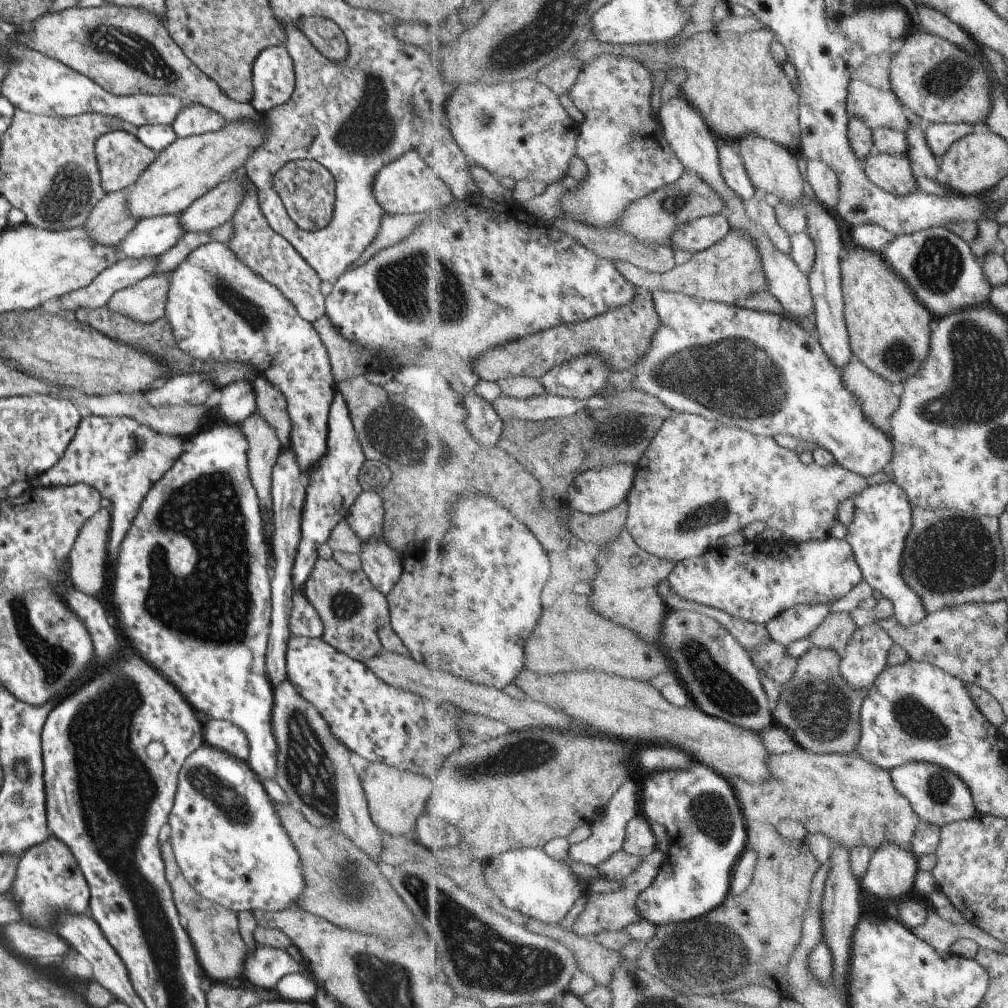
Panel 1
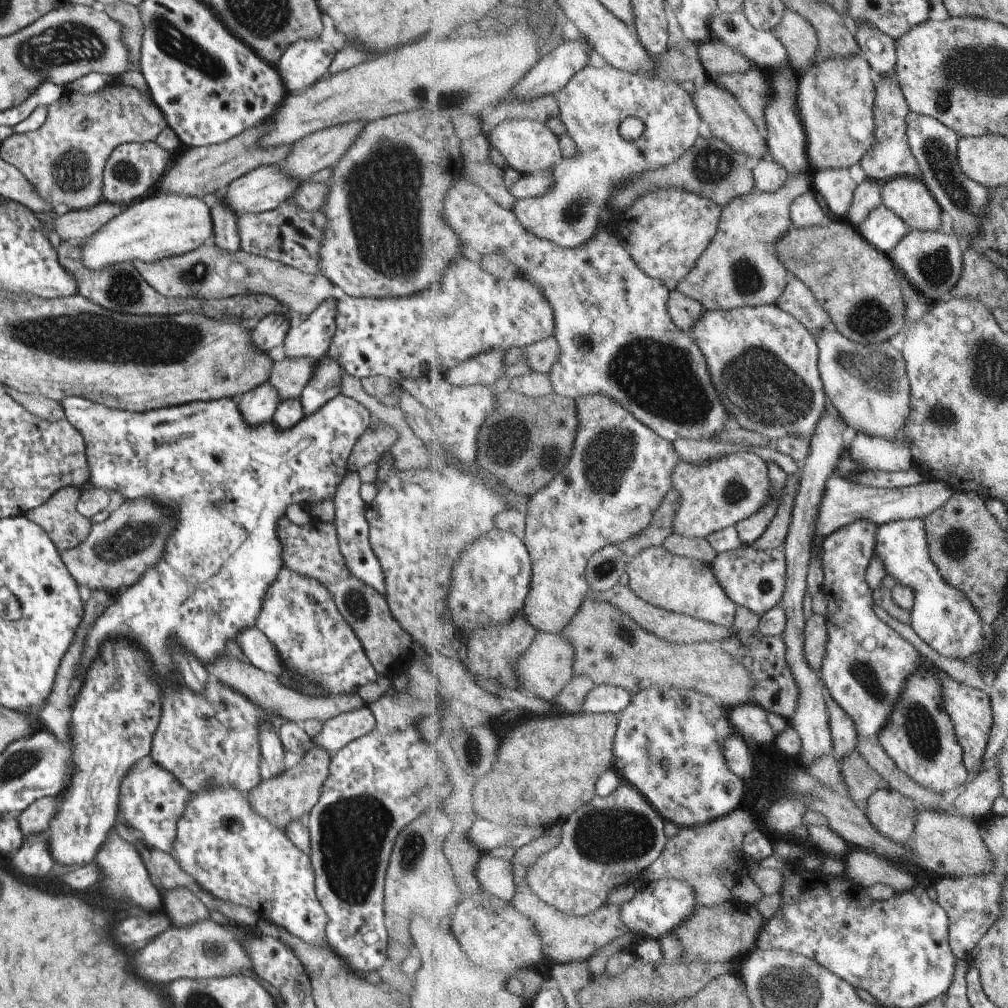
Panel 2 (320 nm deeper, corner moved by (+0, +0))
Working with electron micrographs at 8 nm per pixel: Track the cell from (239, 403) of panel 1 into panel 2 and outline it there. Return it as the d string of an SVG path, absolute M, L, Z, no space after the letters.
M336 295L327 298L327 302L323 302L308 316L304 316L301 324L287 330L283 340L283 358L316 360L326 355L335 330L335 300Z

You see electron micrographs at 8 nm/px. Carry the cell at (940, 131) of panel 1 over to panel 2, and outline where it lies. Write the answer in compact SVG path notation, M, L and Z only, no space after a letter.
M911 112L908 116L908 138L912 152L922 168L921 179L927 184L929 191L936 196L943 211L953 219L953 234L960 239L965 250L969 249L971 246L969 240L985 230L983 220L987 220L985 216L989 212L989 204L991 204L989 200L993 200L993 192L991 192L993 188L975 182L965 175L958 154L961 136L943 122L931 116Z

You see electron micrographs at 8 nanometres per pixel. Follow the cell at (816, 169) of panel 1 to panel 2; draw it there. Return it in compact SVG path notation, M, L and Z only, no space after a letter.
M818 169L812 174L813 190L819 192L825 207L842 219L846 219L853 204L859 184L851 178L847 169Z

